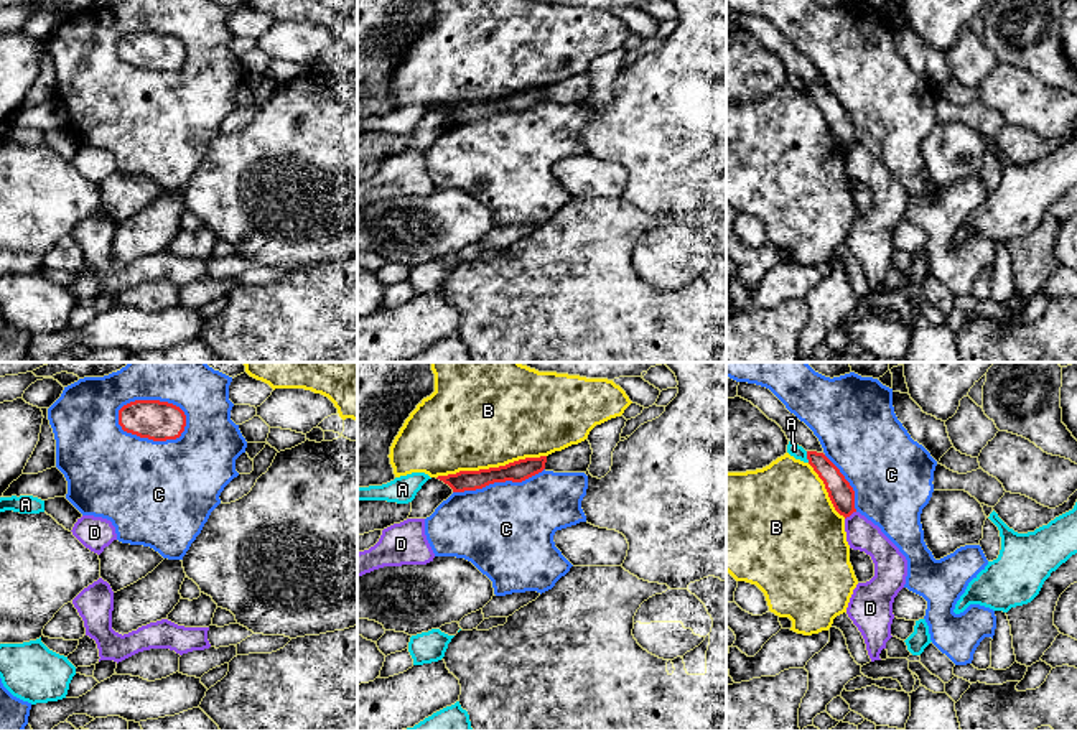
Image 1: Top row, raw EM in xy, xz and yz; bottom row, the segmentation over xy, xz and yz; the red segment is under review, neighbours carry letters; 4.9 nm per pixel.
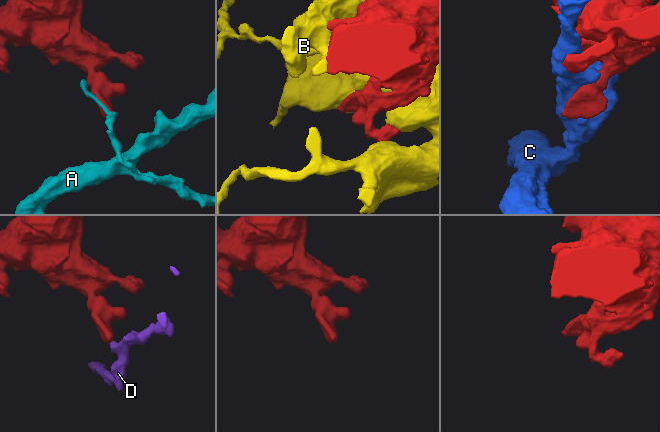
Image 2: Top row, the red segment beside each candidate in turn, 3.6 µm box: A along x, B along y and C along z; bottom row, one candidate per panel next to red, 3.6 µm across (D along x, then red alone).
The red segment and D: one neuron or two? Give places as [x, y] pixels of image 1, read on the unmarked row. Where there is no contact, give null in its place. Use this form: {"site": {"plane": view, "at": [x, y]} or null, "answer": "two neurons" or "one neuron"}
{"site": {"plane": "yz", "at": [850, 145]}, "answer": "two neurons"}

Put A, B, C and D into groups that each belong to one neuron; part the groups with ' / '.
A / B / C / D

